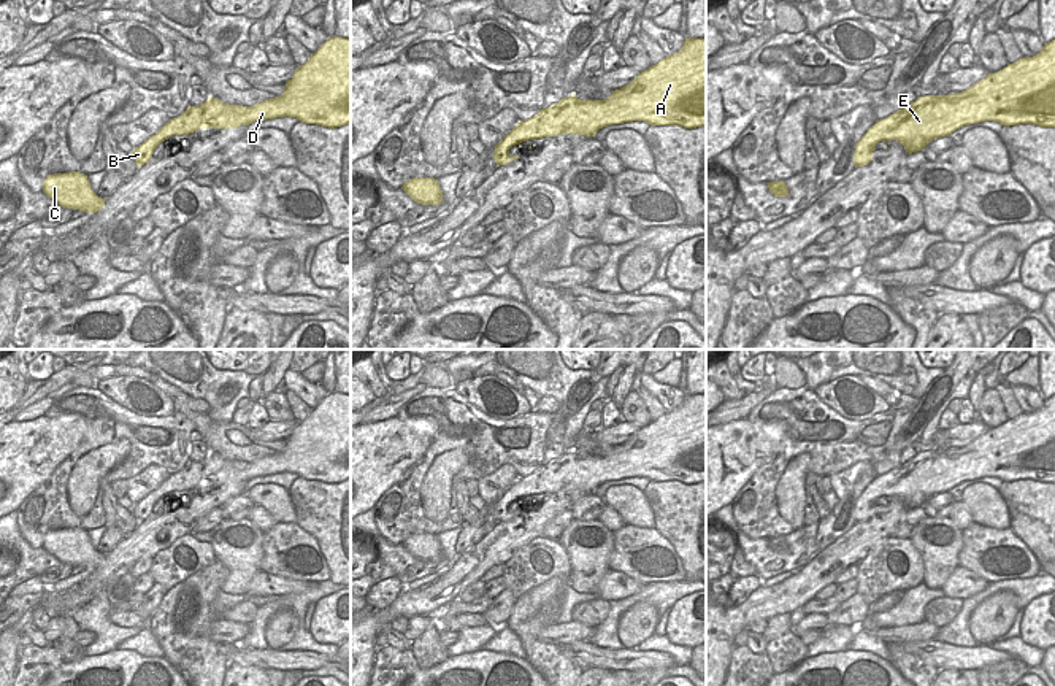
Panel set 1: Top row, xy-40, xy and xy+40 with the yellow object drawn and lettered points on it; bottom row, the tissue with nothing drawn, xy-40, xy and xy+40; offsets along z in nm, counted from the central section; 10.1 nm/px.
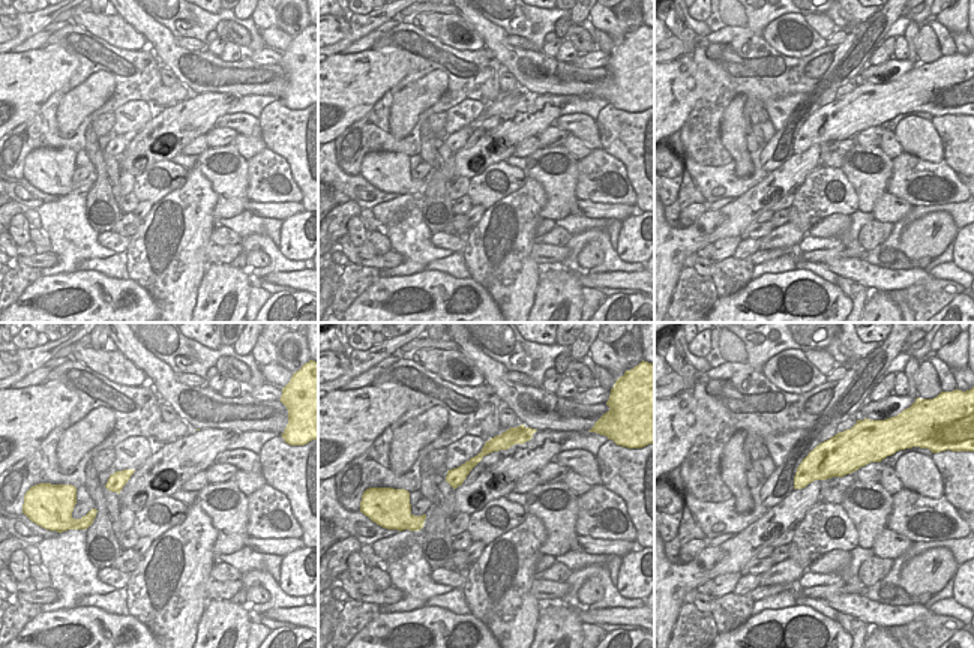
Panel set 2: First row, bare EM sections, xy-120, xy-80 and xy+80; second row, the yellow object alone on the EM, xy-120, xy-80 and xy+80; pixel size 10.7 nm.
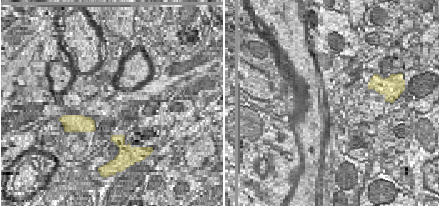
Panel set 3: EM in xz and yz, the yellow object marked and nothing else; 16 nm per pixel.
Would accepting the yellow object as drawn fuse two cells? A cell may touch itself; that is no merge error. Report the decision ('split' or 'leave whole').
leave whole

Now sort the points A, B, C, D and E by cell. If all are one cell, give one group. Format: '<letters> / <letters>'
A B C D E

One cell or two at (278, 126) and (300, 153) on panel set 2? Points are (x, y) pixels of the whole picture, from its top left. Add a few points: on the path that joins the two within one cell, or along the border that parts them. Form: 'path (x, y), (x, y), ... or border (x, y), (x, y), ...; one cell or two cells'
path (284, 132), (299, 147); one cell

